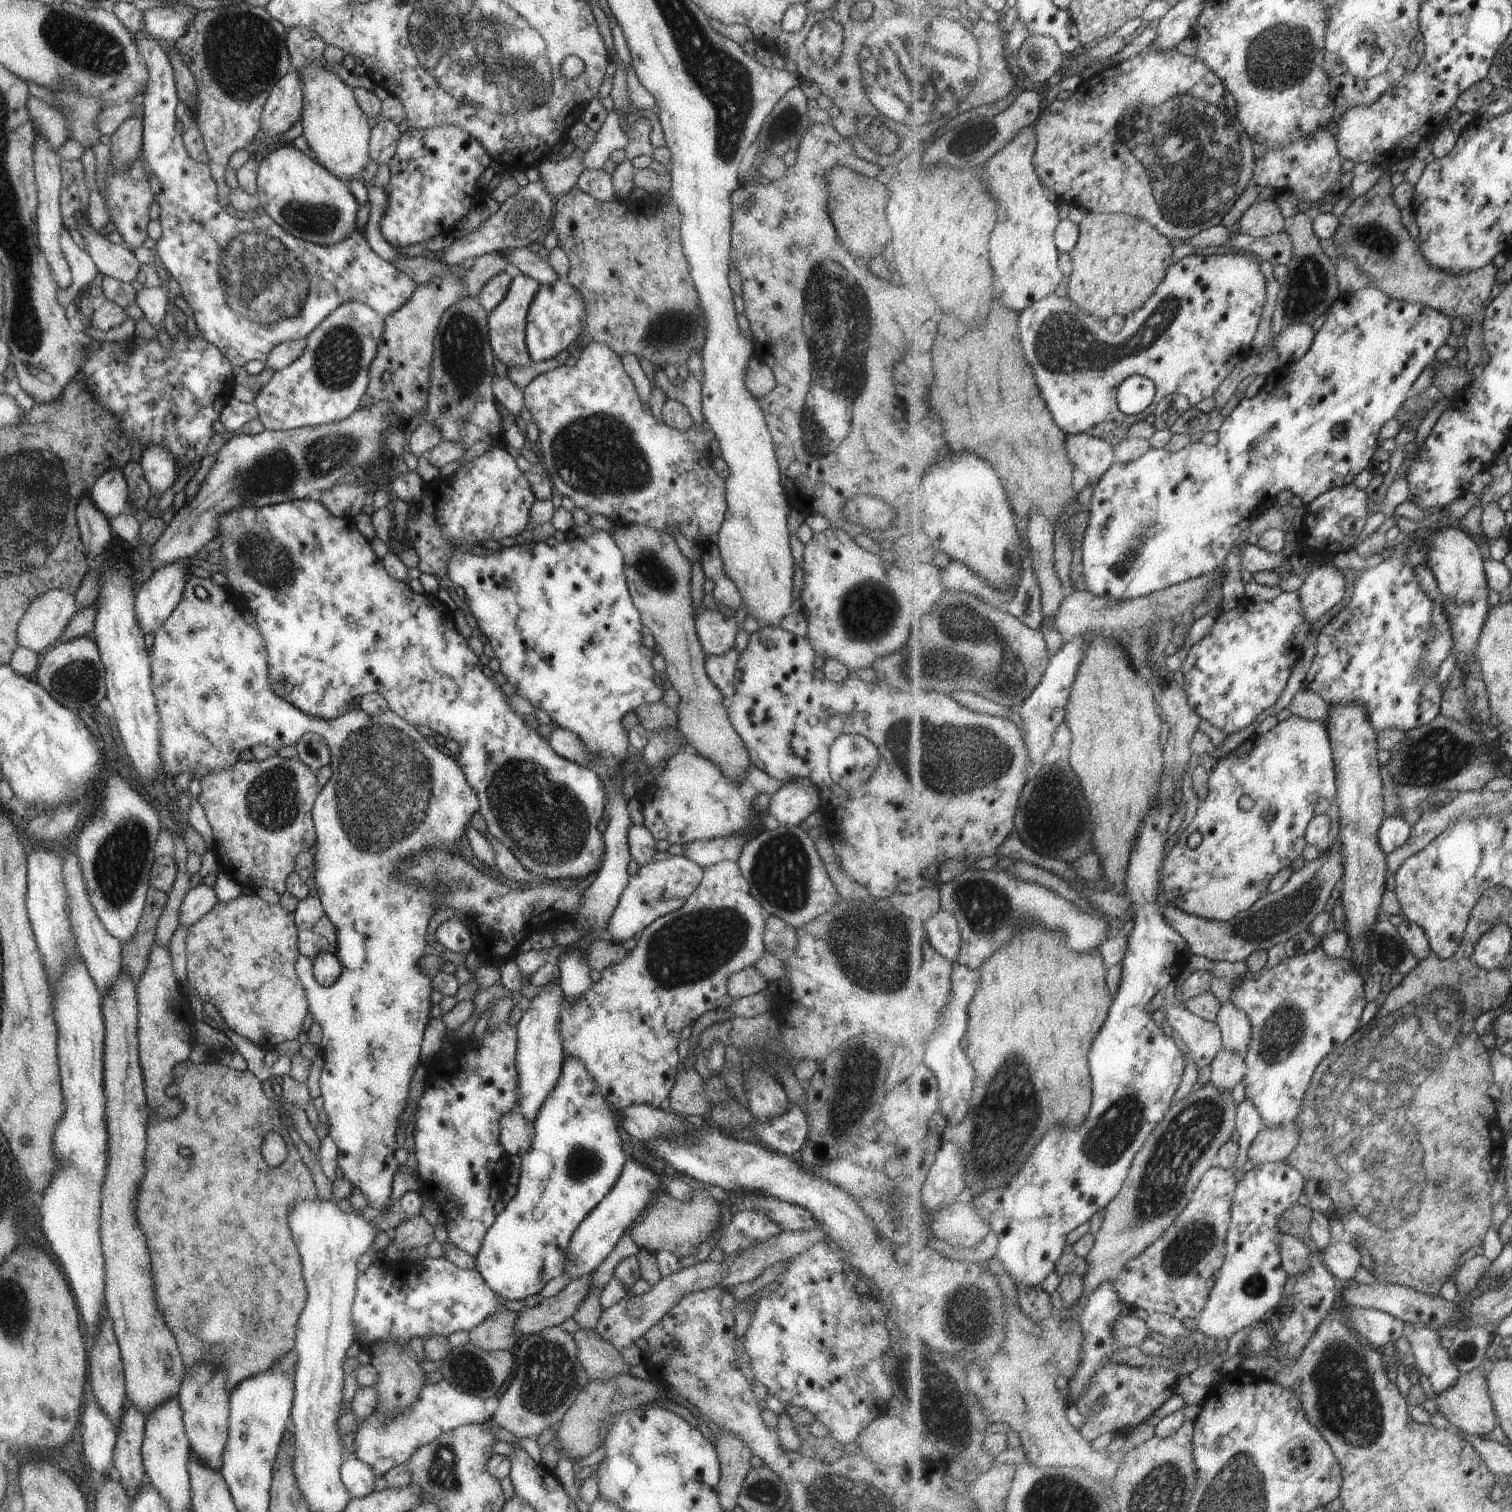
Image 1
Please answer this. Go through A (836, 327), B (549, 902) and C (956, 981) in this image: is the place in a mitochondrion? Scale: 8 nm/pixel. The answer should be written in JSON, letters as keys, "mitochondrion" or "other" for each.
{"A":"mitochondrion","B":"other","C":"other"}

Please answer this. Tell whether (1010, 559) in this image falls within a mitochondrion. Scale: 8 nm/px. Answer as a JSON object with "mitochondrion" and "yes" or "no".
{"mitochondrion":"no"}

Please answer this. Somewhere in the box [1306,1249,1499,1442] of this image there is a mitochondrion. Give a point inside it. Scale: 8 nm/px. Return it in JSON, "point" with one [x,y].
{"point":[1466,1352]}

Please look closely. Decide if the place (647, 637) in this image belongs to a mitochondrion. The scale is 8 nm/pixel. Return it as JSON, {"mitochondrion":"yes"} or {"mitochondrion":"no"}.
{"mitochondrion":"no"}

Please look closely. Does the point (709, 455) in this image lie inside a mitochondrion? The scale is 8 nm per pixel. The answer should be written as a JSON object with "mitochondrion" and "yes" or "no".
{"mitochondrion":"no"}

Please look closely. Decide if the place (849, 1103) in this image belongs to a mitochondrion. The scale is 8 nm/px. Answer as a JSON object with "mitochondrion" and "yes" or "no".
{"mitochondrion":"yes"}

